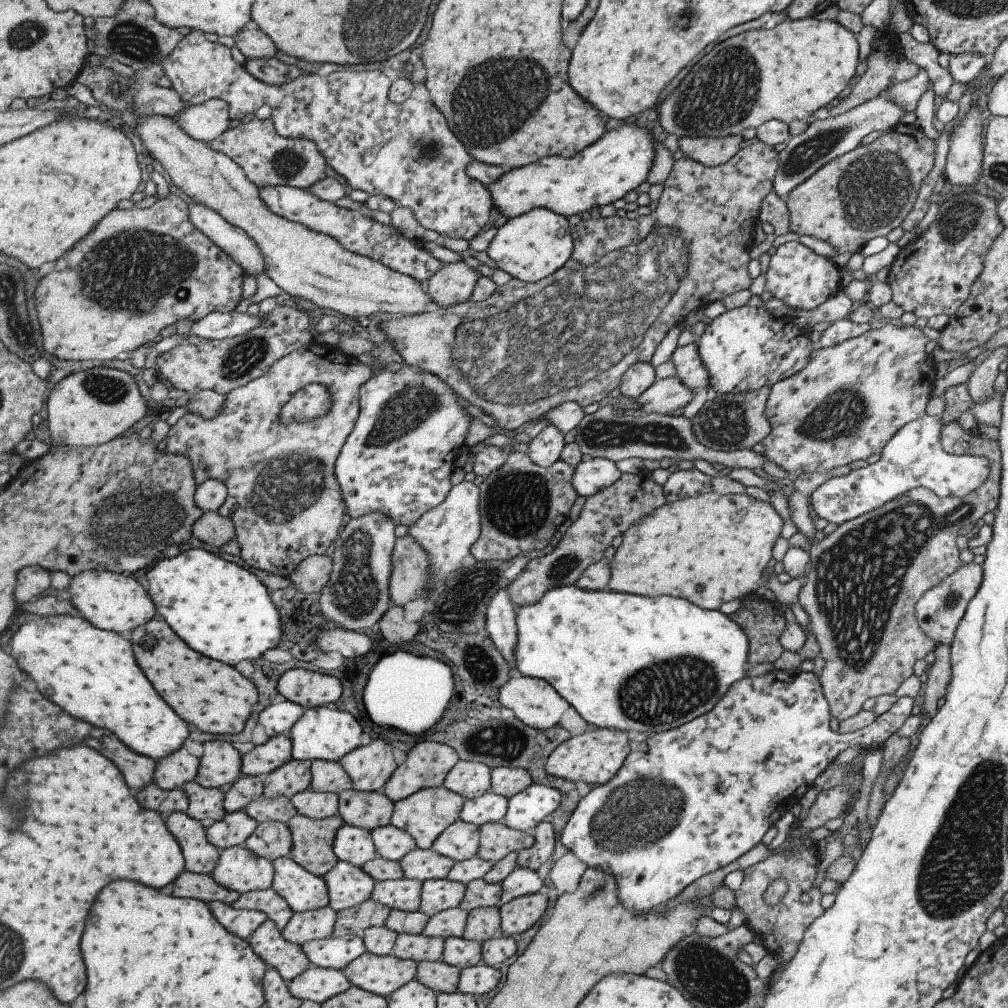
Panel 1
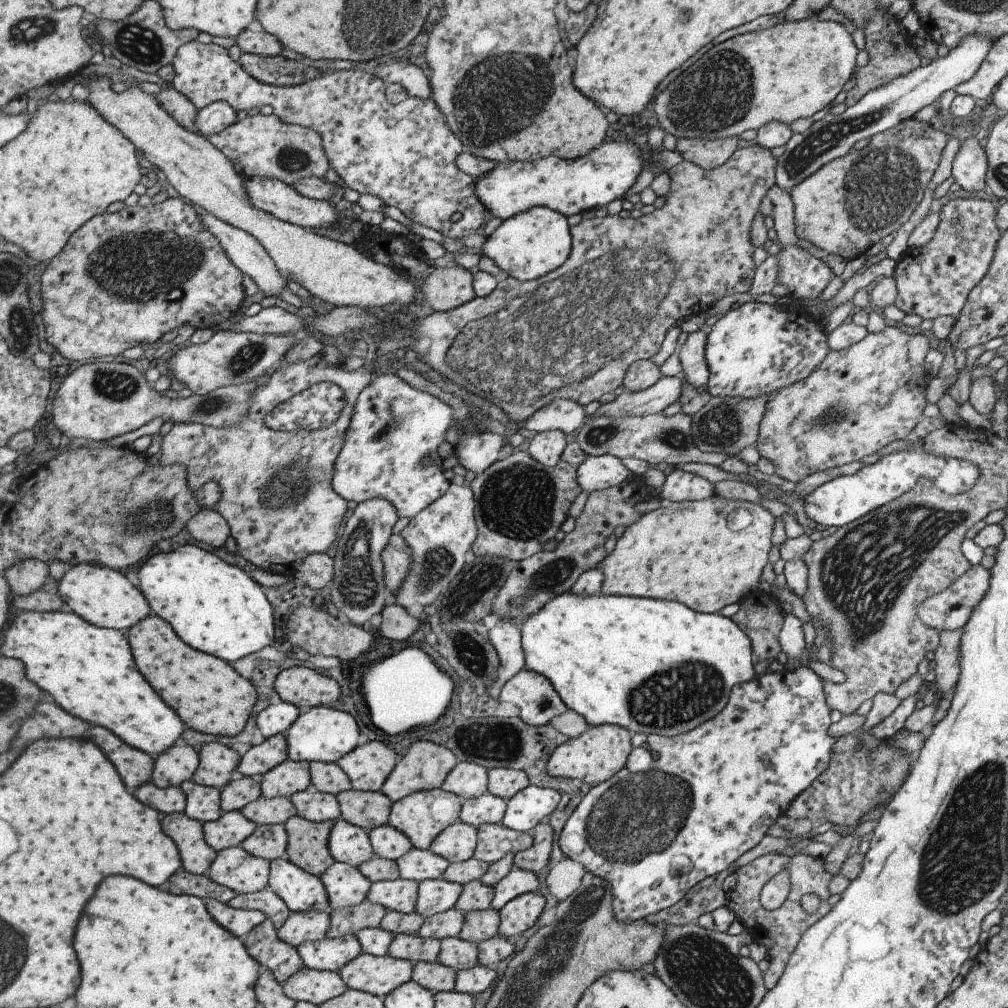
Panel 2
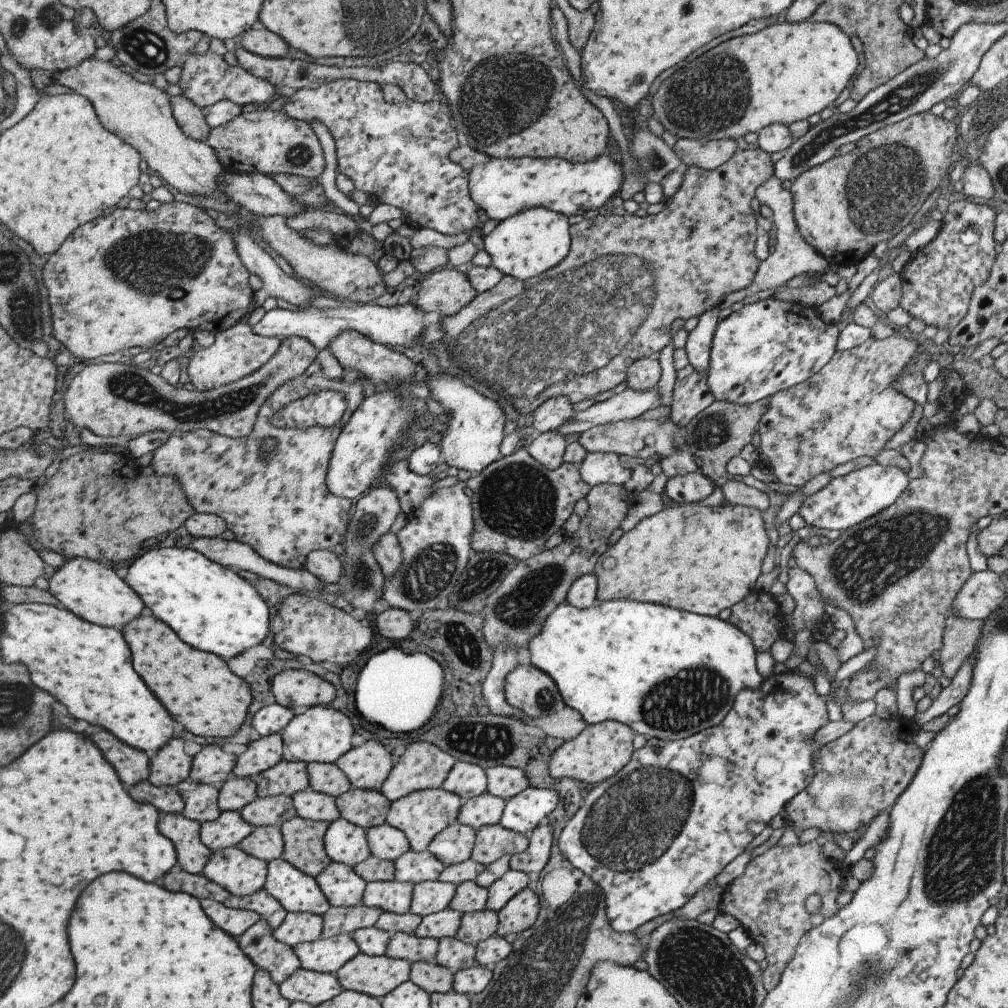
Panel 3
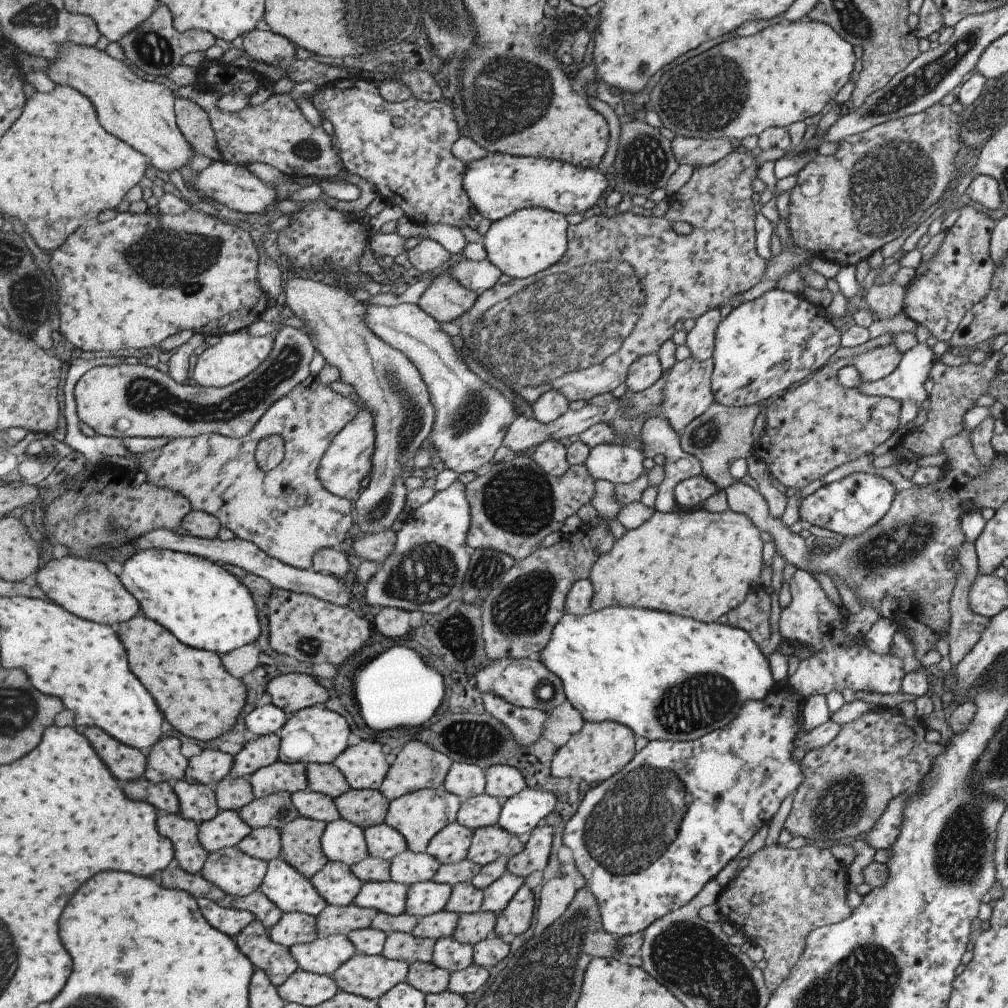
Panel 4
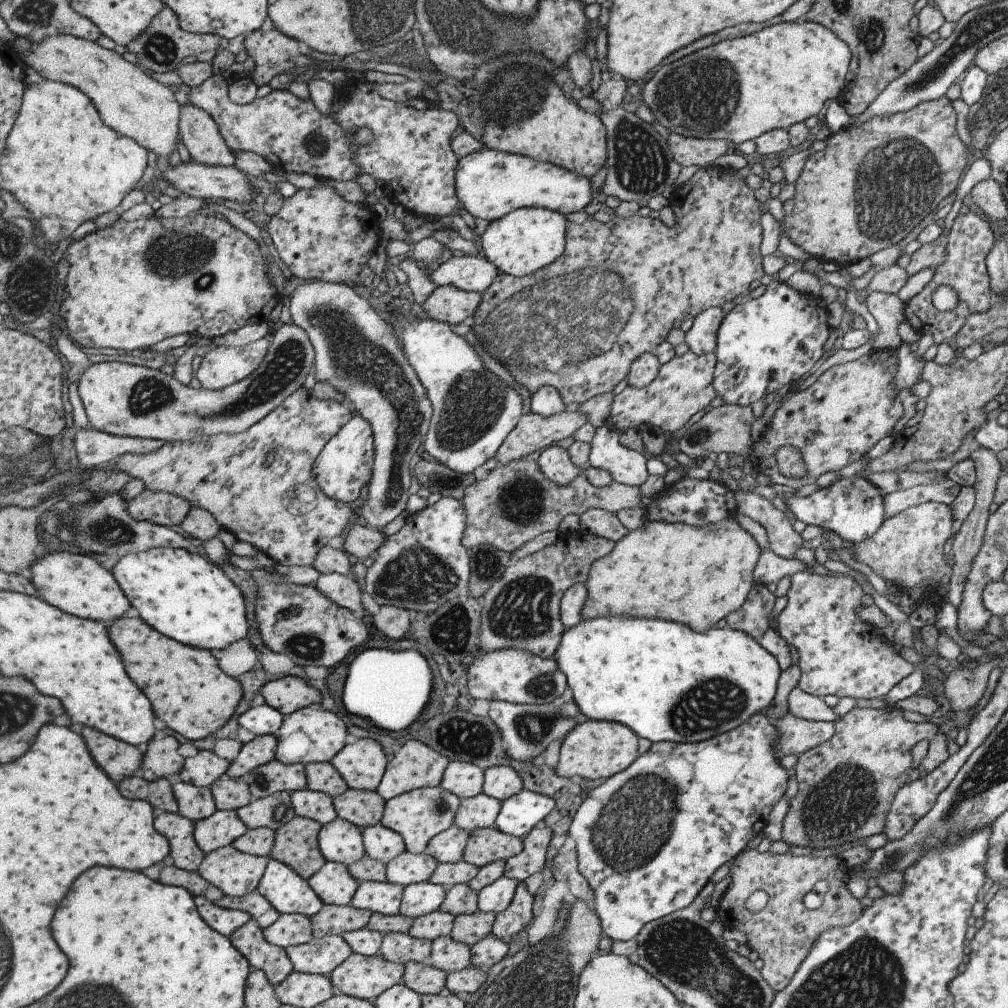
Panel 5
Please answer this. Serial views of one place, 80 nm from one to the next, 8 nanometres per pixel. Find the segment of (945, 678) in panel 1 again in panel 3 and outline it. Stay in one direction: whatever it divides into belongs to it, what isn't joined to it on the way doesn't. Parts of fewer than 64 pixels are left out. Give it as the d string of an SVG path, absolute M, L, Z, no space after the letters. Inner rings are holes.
M953 609L944 620L942 647L936 666L941 667L942 675L951 678L980 638L982 620L960 617Z

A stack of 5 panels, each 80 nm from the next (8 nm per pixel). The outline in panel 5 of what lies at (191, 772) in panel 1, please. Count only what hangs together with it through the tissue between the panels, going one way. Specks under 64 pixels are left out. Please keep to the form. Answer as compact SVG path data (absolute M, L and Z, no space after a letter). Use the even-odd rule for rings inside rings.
M158 735L144 747L145 758L140 774L148 781L158 778L175 780L186 764L186 758L179 754L179 740L173 736Z

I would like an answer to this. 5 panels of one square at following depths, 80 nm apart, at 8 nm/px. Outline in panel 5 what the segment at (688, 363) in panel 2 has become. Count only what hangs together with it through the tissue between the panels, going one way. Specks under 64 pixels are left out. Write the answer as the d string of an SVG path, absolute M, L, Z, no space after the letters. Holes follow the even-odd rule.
M709 307L697 313L691 327L684 333L684 342L689 351L700 355L713 353L716 332L723 318L720 307Z

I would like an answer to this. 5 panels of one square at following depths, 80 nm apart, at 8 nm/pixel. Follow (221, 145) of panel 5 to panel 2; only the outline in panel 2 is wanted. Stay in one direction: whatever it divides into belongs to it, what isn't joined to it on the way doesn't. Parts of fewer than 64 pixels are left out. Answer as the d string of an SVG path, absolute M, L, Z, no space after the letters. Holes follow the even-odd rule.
M165 89L155 95L159 102L172 114L178 122L190 131L195 132L196 120L200 109L193 104L181 90Z

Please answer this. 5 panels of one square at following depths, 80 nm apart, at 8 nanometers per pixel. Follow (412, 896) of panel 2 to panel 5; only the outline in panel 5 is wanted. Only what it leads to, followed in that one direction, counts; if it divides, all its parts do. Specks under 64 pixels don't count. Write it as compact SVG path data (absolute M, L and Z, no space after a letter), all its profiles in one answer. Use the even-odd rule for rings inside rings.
M365 881L359 885L351 905L374 913L396 915L402 908L402 898L406 887L389 881Z

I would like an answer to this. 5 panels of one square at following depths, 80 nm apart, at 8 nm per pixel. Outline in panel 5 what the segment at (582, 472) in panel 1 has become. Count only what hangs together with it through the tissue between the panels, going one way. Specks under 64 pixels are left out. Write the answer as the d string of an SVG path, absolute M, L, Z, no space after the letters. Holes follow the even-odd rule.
M605 424L596 427L588 442L588 461L591 467L607 471L613 481L630 487L638 487L647 480L645 458L617 442L617 432Z

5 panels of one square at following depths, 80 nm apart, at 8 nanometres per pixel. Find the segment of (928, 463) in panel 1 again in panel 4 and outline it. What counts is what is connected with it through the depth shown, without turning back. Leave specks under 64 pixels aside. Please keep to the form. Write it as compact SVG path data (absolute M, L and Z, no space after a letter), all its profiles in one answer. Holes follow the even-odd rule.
M851 473L802 498L798 505L798 518L843 537L856 537L886 513L895 495L896 492L889 482L871 474Z

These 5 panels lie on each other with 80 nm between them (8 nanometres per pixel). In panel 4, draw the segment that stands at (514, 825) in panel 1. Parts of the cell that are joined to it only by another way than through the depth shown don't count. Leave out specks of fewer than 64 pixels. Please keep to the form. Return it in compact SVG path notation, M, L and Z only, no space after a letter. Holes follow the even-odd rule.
M529 787L520 790L501 803L501 816L496 825L516 837L533 832L537 822L545 818L555 806L554 794Z

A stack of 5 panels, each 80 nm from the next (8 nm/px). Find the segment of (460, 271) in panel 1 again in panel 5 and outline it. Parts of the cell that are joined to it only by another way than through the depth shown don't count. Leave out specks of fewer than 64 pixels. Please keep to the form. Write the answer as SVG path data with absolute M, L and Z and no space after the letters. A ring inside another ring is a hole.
M445 285L433 292L423 305L423 310L429 318L453 325L465 322L469 316L475 317L479 305L478 292Z

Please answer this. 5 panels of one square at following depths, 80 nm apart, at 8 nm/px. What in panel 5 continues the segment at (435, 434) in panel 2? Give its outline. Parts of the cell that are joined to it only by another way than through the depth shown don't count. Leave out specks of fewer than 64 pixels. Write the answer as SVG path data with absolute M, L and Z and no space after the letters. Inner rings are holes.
M358 414L328 442L326 448L318 456L317 464L314 466L314 475L326 495L351 504L361 496L365 486L370 488L375 459L374 427L366 418Z

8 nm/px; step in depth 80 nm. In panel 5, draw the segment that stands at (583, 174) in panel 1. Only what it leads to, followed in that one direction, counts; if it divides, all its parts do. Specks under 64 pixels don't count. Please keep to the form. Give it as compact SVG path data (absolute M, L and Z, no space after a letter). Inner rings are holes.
M483 146L478 151L460 157L456 186L461 206L474 217L488 220L489 223L500 217L505 217L512 210L525 207L541 207L564 215L583 210L593 196L589 179L547 161L535 161L521 155L504 153Z

